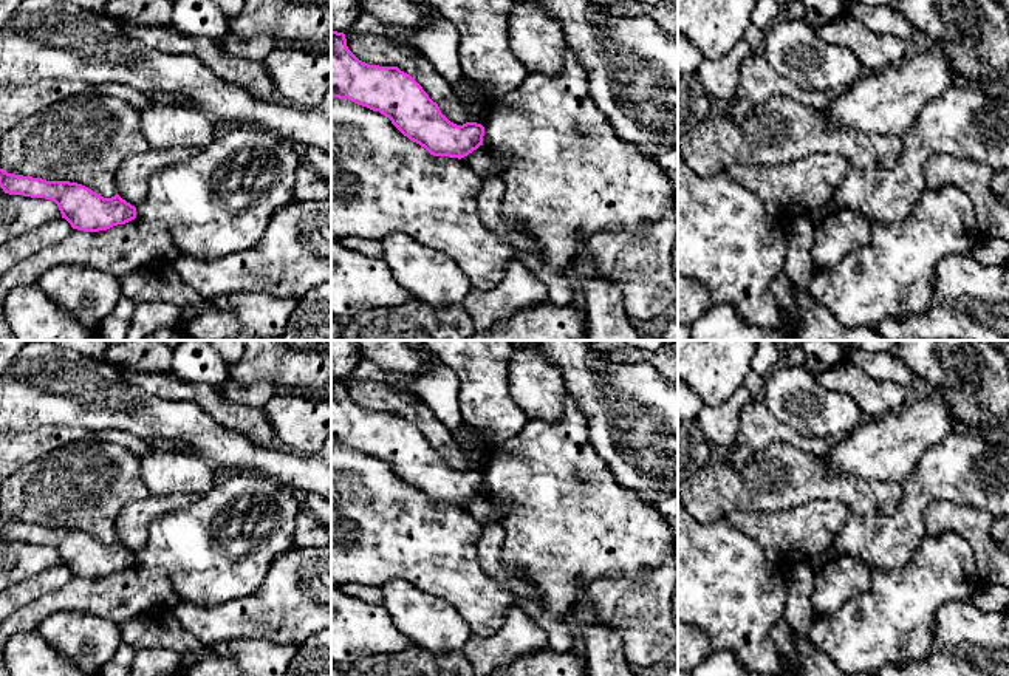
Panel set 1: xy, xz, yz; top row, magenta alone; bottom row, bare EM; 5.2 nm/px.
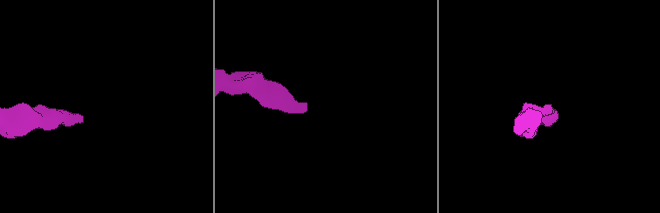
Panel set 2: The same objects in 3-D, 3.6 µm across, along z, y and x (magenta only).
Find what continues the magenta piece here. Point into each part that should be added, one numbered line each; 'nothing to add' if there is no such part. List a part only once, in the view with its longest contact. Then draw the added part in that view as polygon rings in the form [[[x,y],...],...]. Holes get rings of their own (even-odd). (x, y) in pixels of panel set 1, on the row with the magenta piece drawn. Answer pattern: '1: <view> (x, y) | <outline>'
nothing to add

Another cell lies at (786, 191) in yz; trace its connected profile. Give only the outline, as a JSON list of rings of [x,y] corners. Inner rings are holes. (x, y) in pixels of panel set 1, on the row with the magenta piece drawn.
[[[814,153],[788,164],[737,164],[726,170],[730,181],[755,193],[771,218],[789,223],[825,206],[853,166],[837,153]]]

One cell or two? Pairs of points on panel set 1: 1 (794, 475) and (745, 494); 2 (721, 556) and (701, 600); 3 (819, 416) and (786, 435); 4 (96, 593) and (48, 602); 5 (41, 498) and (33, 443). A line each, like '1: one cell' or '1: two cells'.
1: one cell
2: one cell
3: two cells
4: one cell
5: two cells

